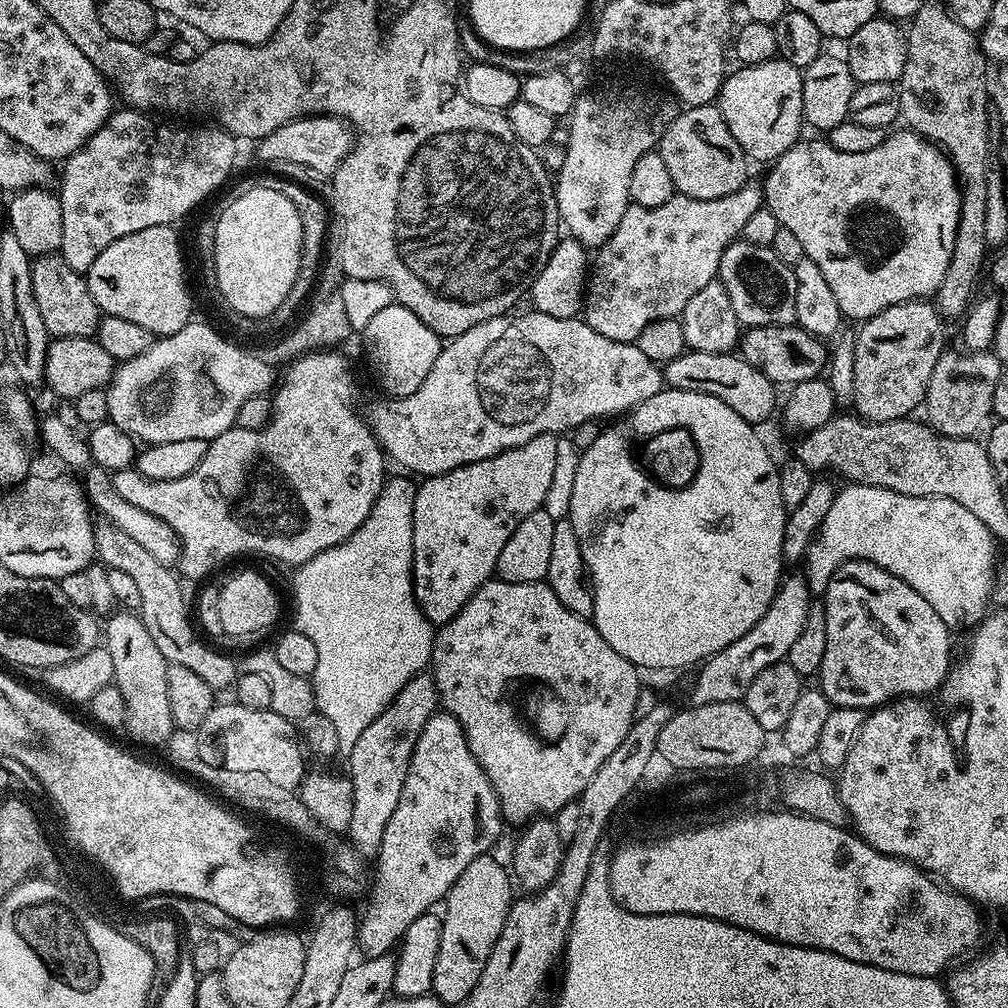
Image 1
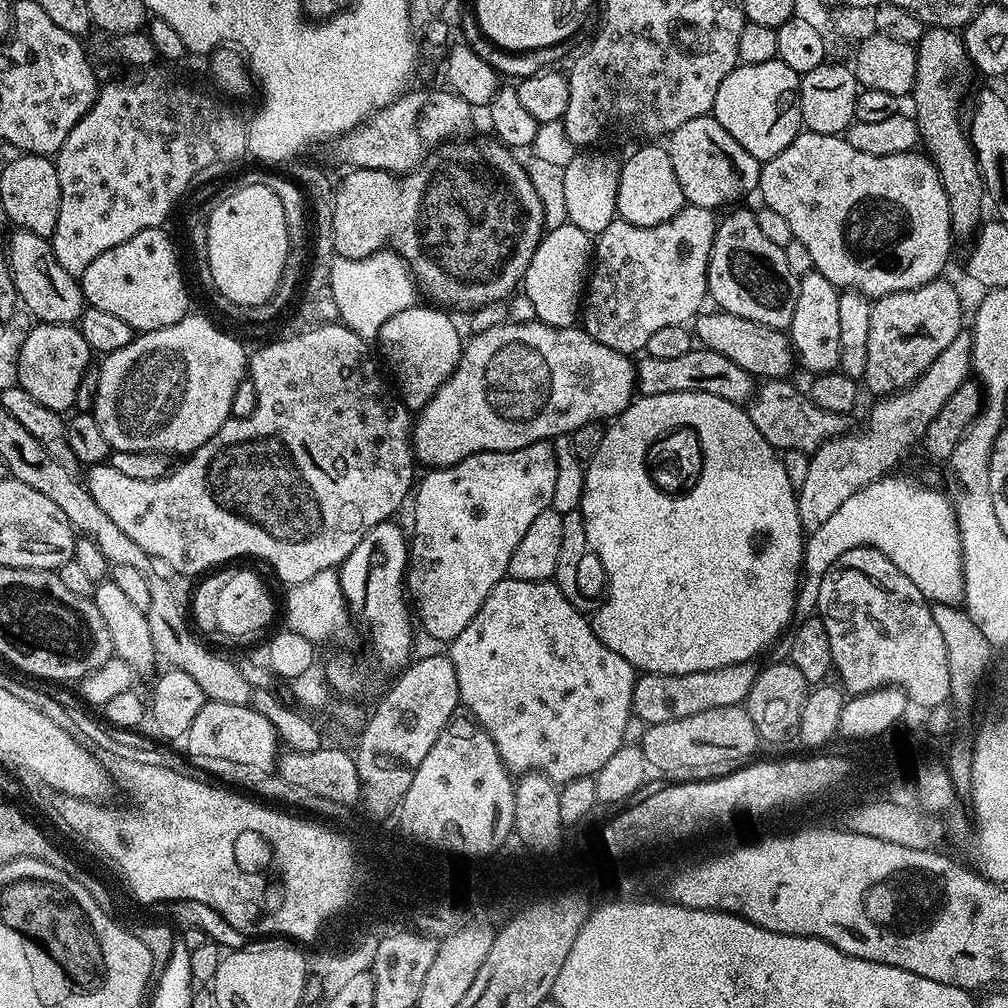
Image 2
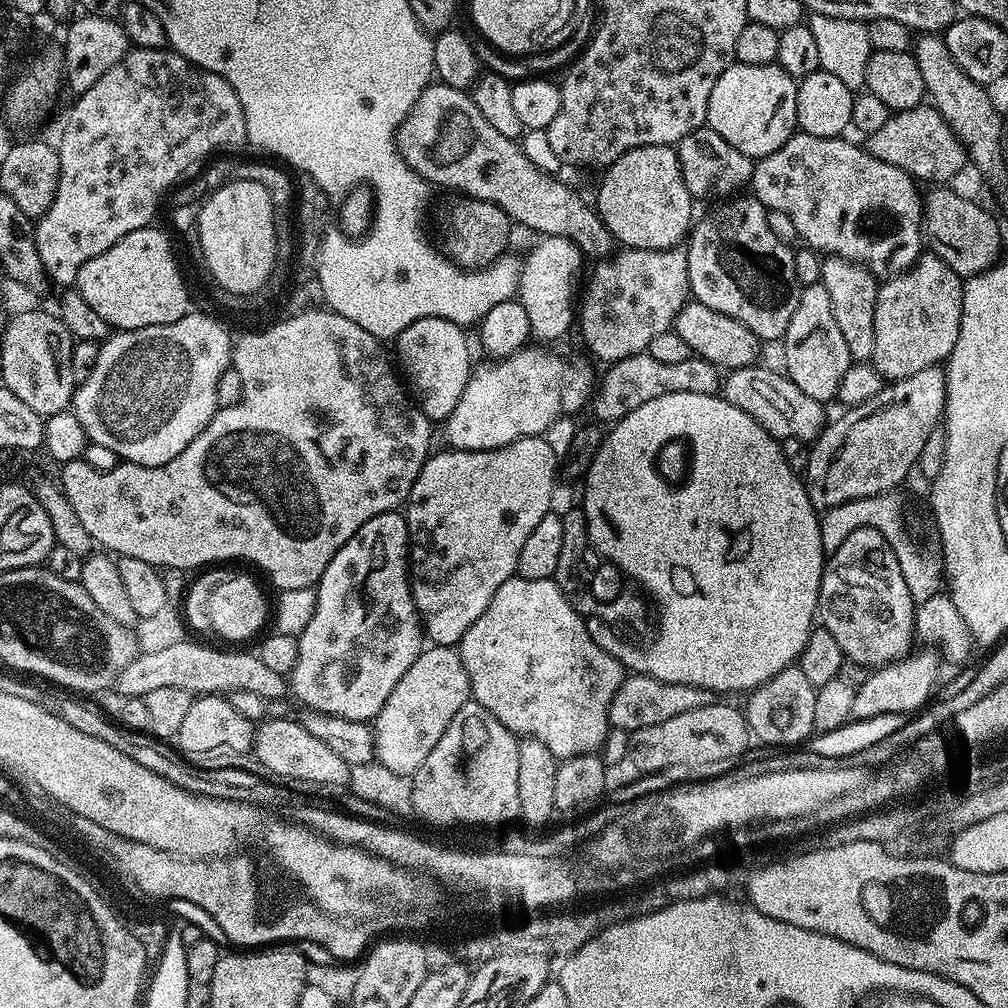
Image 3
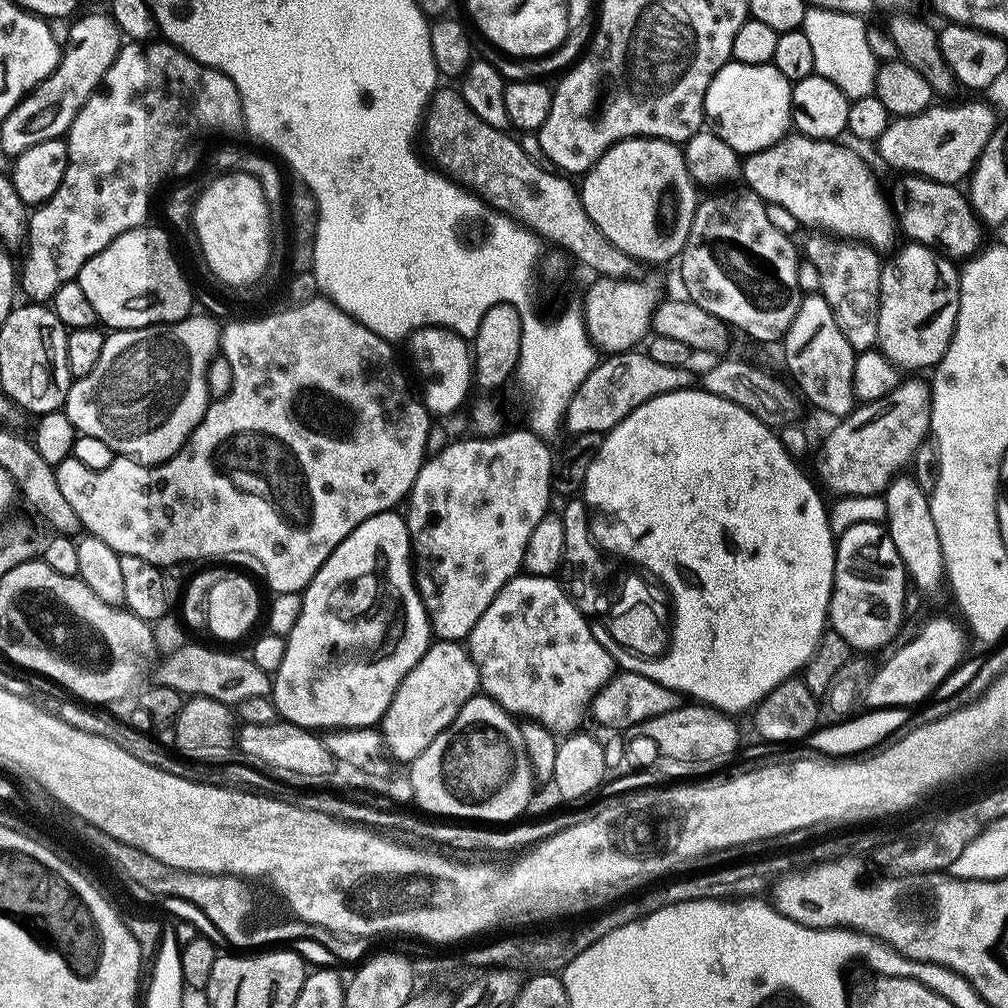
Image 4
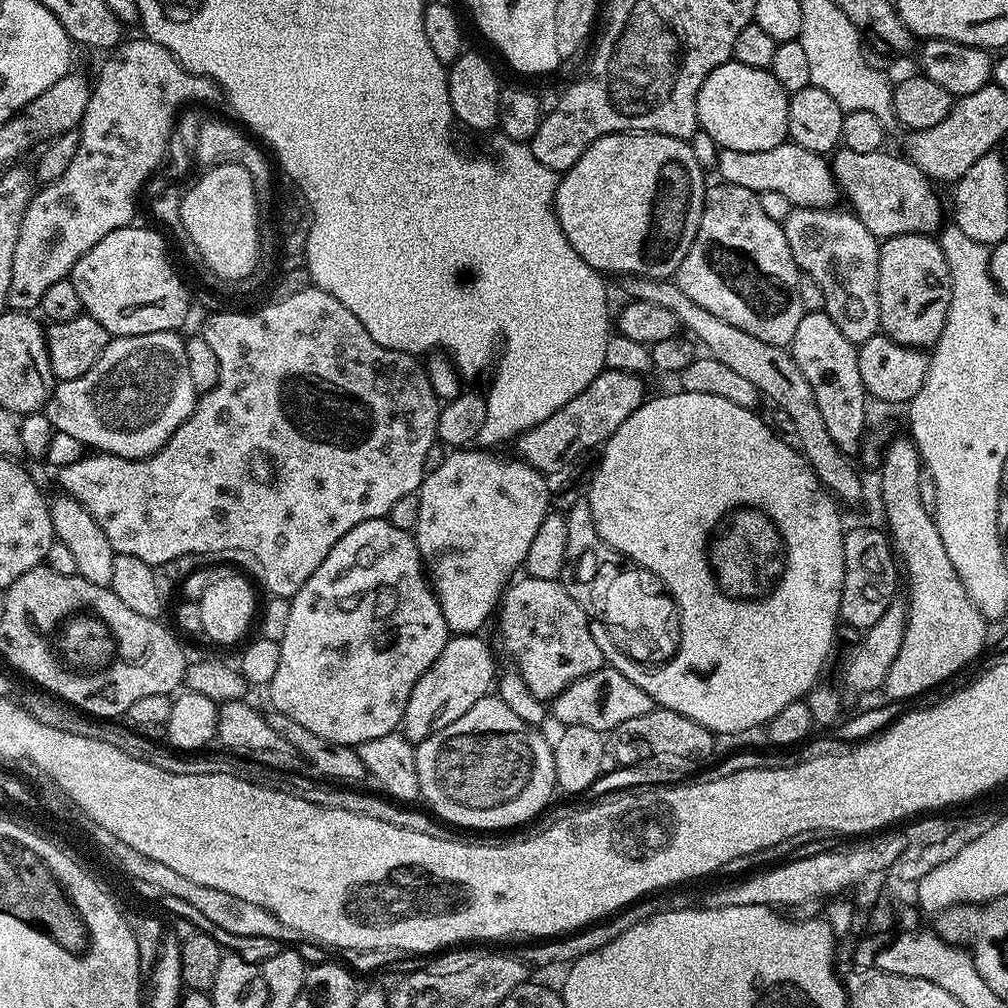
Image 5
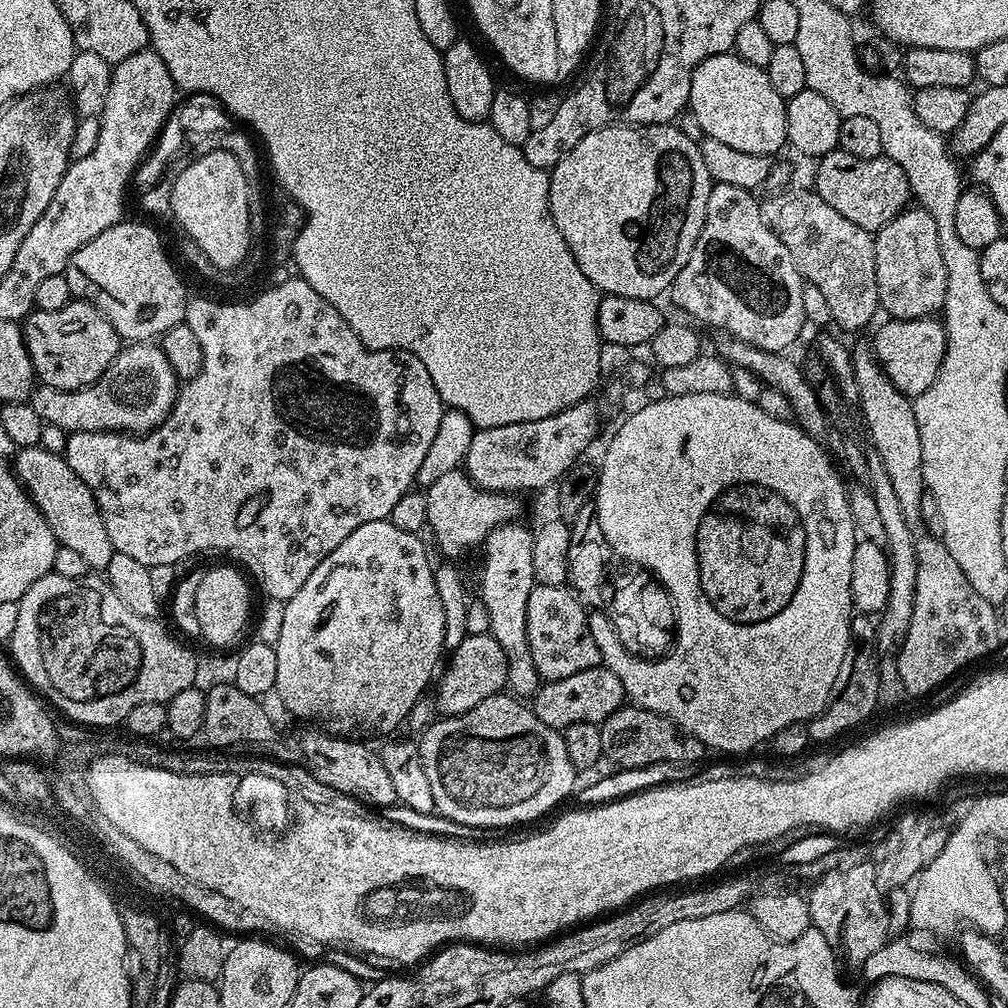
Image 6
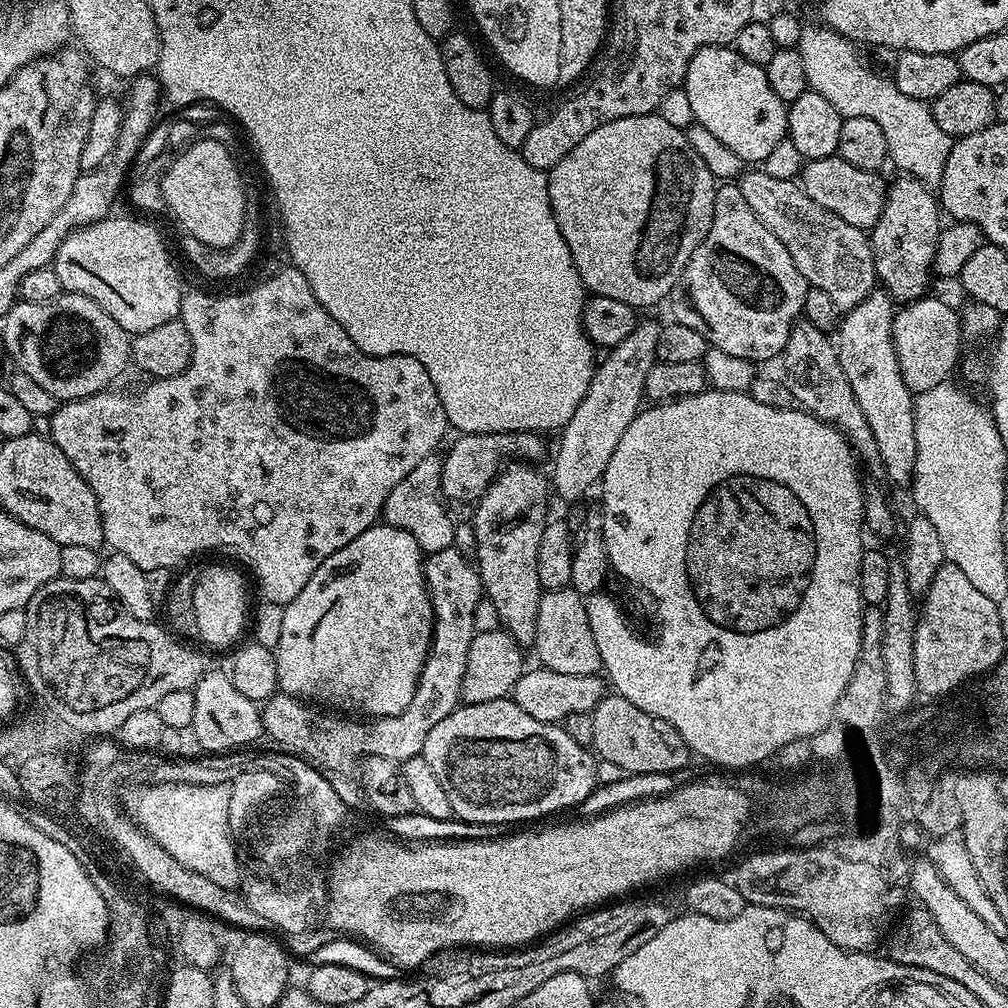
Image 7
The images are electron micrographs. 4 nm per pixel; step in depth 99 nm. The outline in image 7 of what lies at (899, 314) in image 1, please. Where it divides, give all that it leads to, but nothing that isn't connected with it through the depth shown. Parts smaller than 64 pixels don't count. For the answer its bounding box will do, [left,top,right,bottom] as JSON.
[870,174,942,305]

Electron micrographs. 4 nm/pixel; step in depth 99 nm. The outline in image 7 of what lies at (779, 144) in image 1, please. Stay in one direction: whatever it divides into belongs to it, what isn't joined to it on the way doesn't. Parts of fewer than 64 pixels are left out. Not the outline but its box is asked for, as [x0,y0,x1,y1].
[682,47,788,162]

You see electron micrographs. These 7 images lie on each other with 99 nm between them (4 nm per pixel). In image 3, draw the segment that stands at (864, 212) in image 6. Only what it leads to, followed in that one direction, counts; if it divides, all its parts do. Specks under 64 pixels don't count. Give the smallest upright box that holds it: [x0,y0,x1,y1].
[922,186,1004,278]

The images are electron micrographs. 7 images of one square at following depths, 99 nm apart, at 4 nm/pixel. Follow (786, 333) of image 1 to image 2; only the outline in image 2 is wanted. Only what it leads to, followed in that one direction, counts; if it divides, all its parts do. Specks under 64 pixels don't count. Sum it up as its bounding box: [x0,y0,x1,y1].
[694,311,794,380]

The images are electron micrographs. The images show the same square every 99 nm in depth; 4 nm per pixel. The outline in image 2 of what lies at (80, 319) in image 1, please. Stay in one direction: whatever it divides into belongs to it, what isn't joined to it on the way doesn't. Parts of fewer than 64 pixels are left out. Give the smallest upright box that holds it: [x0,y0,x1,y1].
[8,230,86,325]

